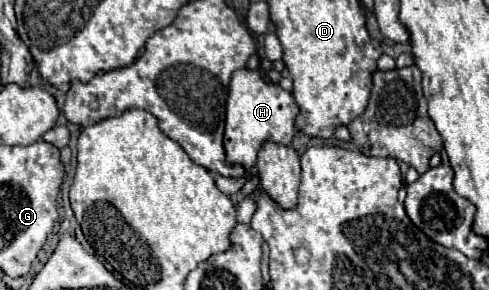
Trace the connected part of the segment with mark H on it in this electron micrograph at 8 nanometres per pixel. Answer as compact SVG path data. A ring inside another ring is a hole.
M239 68L231 74L229 98L227 98L227 116L225 116L225 152L231 164L241 164L247 170L245 178L223 178L217 176L215 184L223 194L237 196L241 186L249 179L251 166L257 160L257 152L265 140L273 140L279 144L291 144L295 134L295 118L299 114L299 106L293 96L283 90L279 84L267 82L259 68Z

